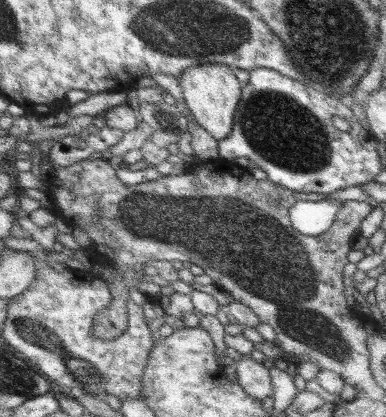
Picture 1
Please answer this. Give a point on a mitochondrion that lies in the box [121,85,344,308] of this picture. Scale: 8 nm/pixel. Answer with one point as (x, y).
(278, 129)

